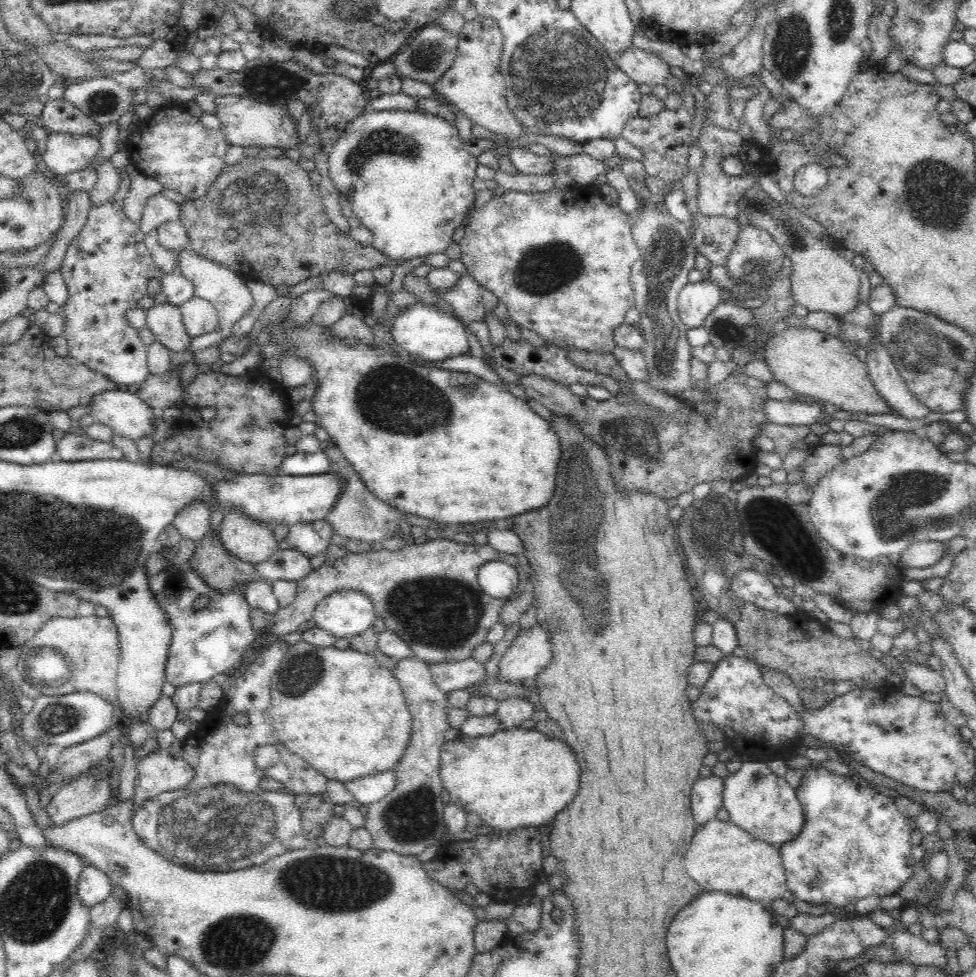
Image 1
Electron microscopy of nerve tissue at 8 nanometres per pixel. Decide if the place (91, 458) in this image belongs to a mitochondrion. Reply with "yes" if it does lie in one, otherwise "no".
no

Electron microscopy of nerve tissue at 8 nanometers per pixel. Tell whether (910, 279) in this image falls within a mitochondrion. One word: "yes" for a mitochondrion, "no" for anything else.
no

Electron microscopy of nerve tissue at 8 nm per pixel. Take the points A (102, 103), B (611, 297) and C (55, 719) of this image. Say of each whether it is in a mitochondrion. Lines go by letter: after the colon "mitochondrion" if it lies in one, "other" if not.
A: mitochondrion
B: other
C: mitochondrion

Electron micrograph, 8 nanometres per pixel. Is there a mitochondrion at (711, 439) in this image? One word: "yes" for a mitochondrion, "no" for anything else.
no

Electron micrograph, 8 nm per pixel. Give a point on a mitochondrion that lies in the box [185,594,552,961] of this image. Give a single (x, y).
(347, 884)

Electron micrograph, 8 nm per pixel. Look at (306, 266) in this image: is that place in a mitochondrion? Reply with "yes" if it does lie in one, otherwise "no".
no

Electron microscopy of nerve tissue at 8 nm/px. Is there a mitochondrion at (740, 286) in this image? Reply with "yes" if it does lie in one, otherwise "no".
yes

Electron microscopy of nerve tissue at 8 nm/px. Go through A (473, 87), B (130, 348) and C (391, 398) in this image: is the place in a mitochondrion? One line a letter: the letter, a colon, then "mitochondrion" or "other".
A: other
B: other
C: mitochondrion

